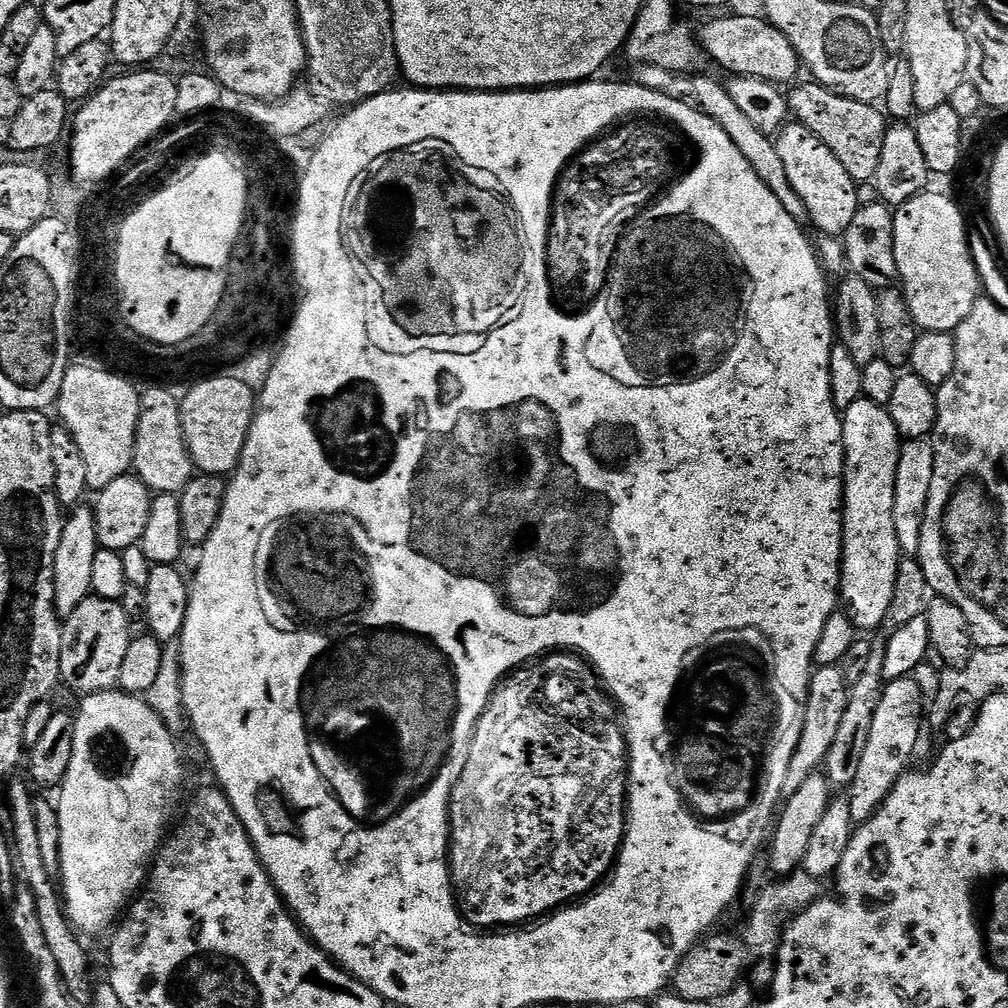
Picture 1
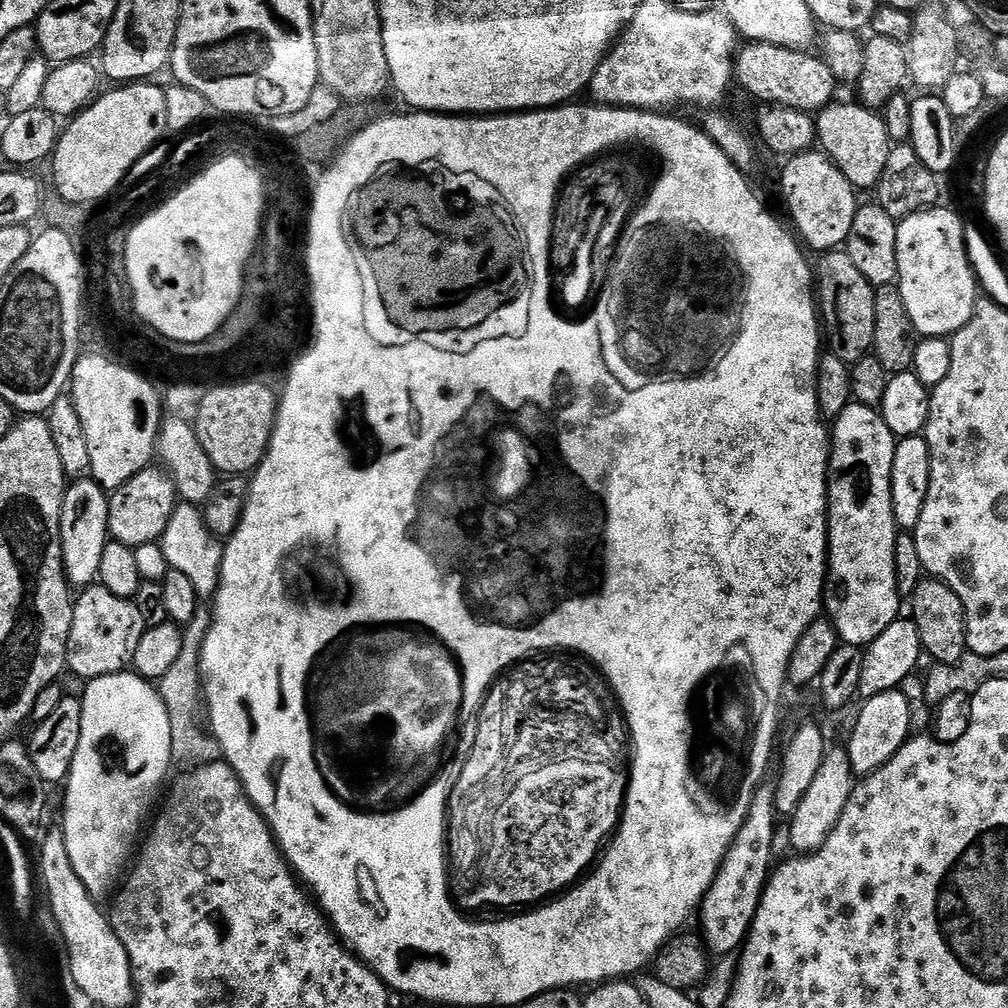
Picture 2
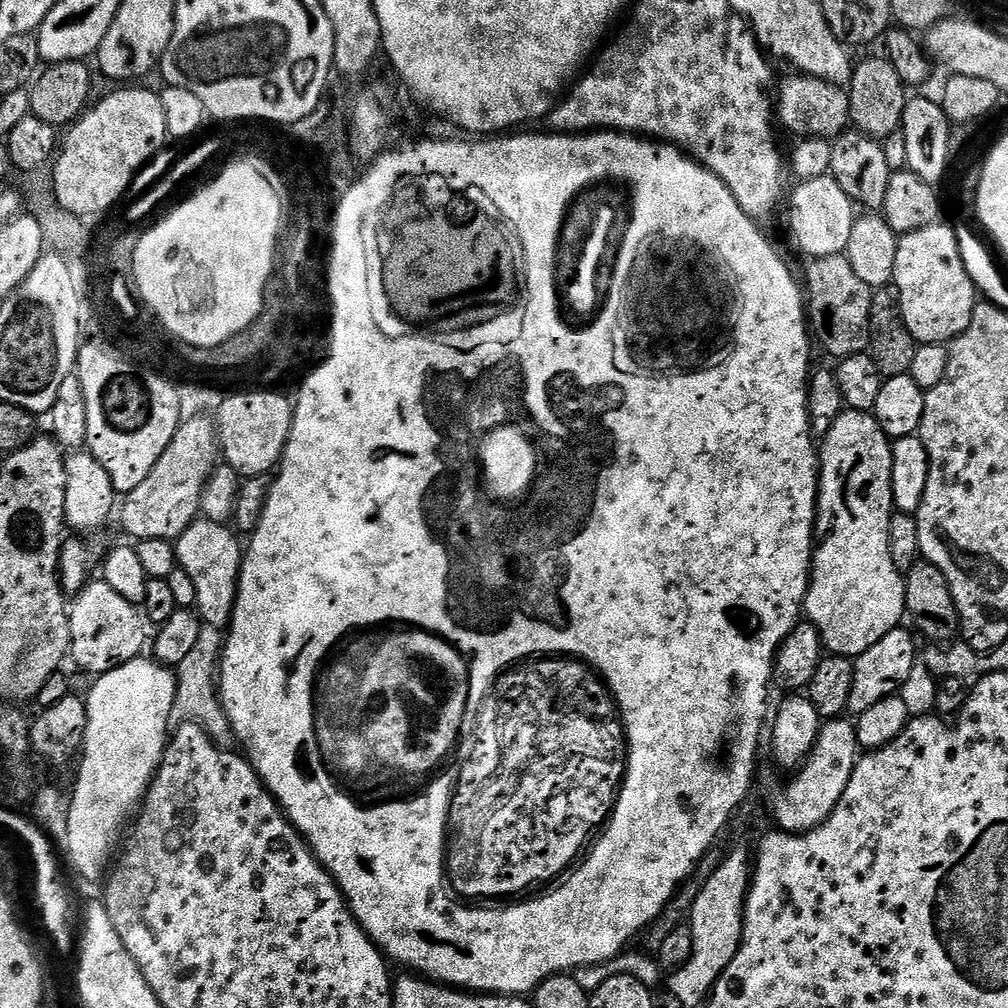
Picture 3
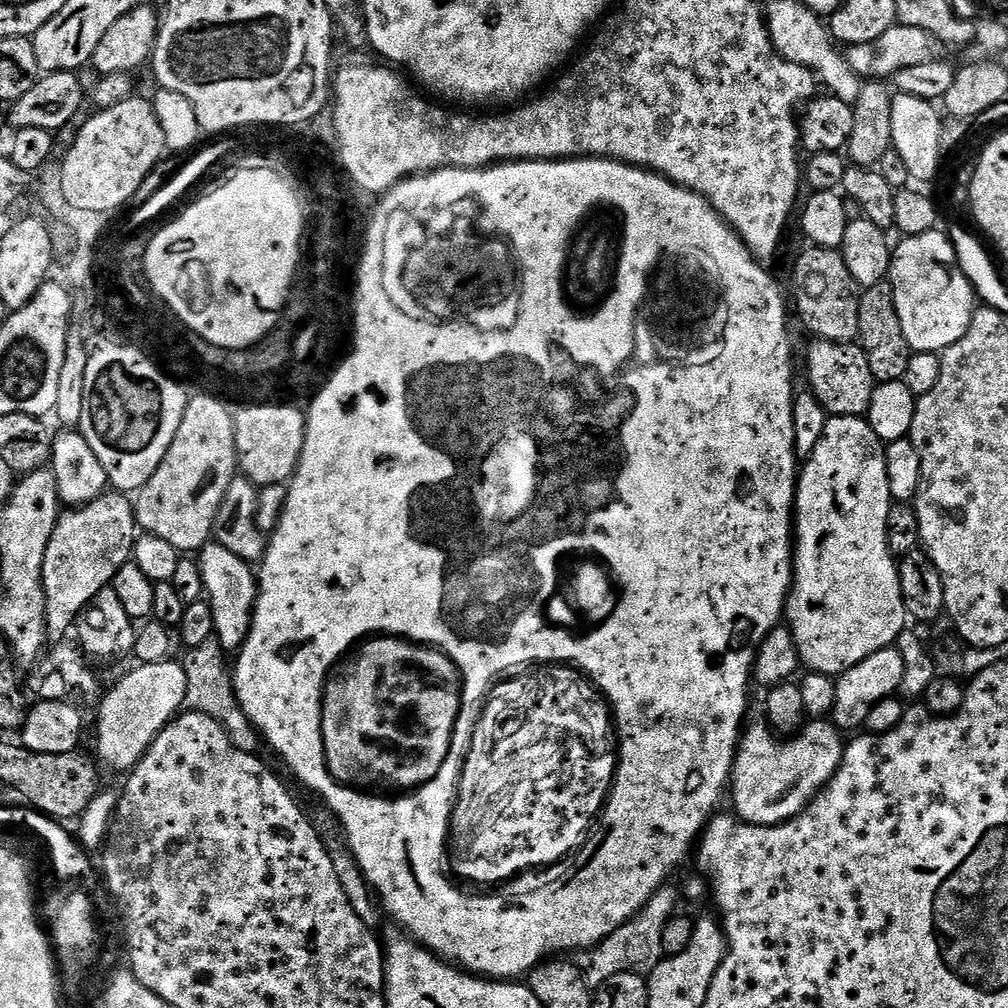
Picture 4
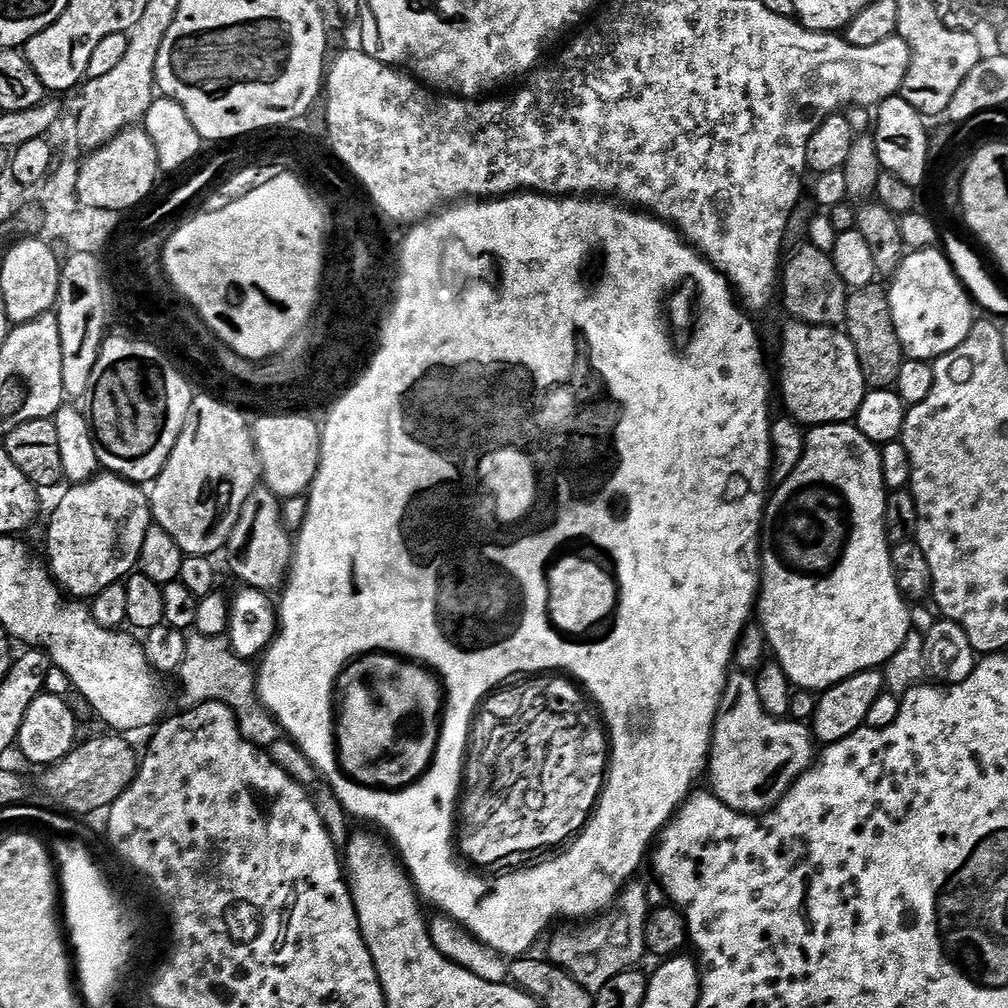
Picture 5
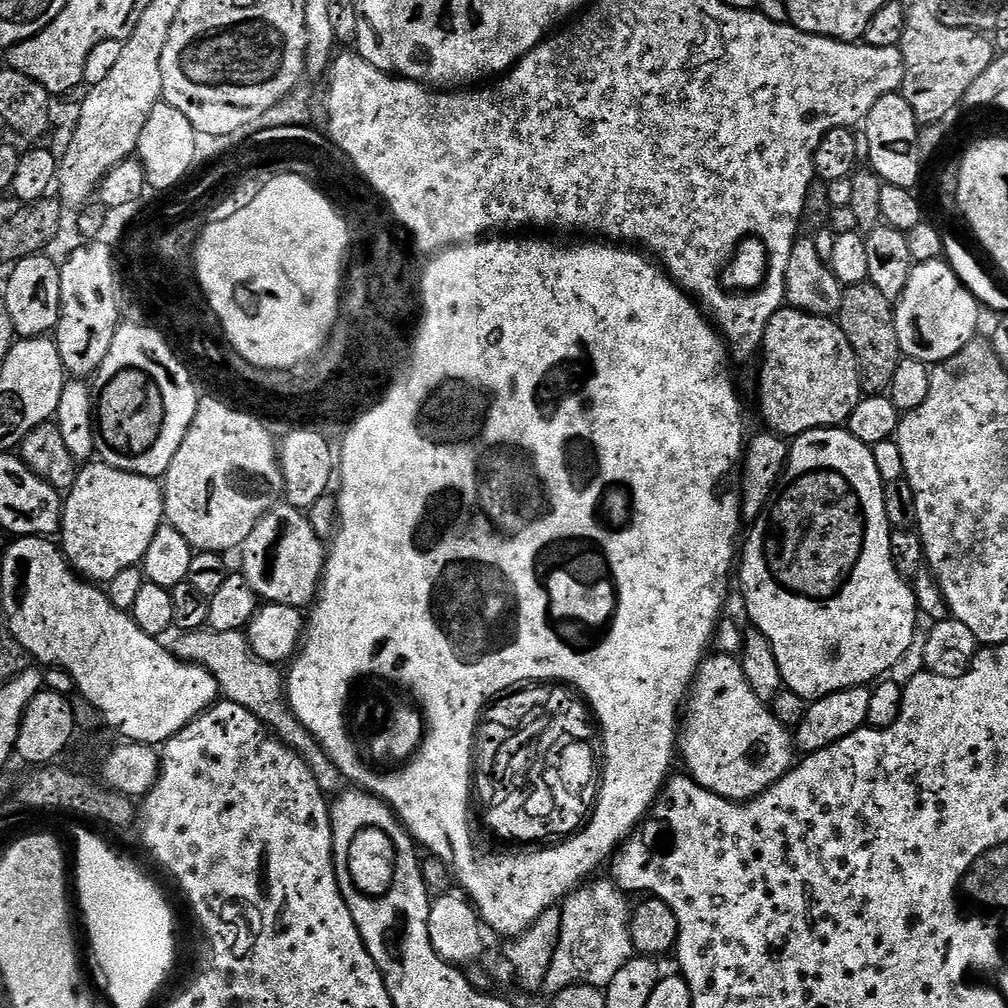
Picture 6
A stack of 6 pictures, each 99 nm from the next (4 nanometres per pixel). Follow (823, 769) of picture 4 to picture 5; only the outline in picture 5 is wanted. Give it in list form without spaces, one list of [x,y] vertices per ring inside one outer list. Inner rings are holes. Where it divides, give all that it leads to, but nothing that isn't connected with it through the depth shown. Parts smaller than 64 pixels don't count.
[[[740,670],[735,674],[729,675],[728,685],[724,691],[724,700],[720,703],[720,714],[716,717],[716,730],[712,735],[712,754],[710,757],[710,777],[712,776],[712,785],[710,785],[710,788],[722,803],[726,806],[730,806],[730,810],[744,812],[747,816],[759,816],[765,812],[771,812],[772,809],[776,807],[776,804],[783,799],[785,794],[796,785],[796,779],[798,779],[807,768],[812,767],[817,756],[818,741],[807,723],[795,718],[777,718],[768,713],[762,706],[762,698],[758,698],[758,686],[756,685],[755,679],[753,679],[747,671]]]

